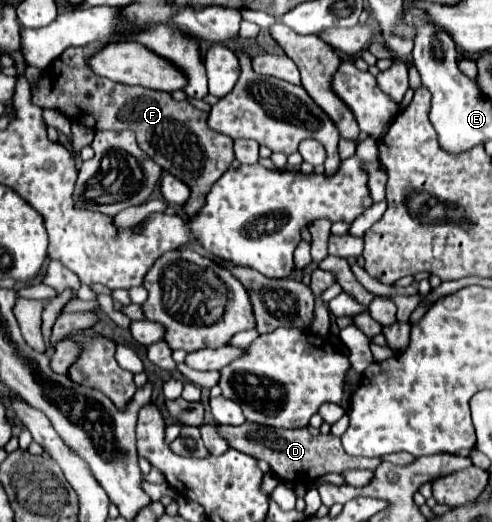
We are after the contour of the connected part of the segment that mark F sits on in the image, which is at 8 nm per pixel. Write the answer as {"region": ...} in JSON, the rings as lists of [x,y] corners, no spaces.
{"region":[[[90,43],[76,49],[66,49],[58,61],[56,69],[50,63],[36,85],[30,87],[32,103],[42,109],[70,111],[70,105],[78,107],[78,123],[92,131],[122,131],[132,129],[136,133],[136,141],[140,149],[152,157],[164,171],[176,175],[186,185],[190,185],[192,195],[182,207],[186,215],[194,215],[208,195],[210,187],[226,173],[234,161],[232,139],[208,127],[208,113],[196,109],[188,101],[174,101],[170,93],[152,91],[146,87],[130,87],[122,83],[114,83],[104,79],[92,71],[88,65],[88,57],[100,51],[106,43]]]}

